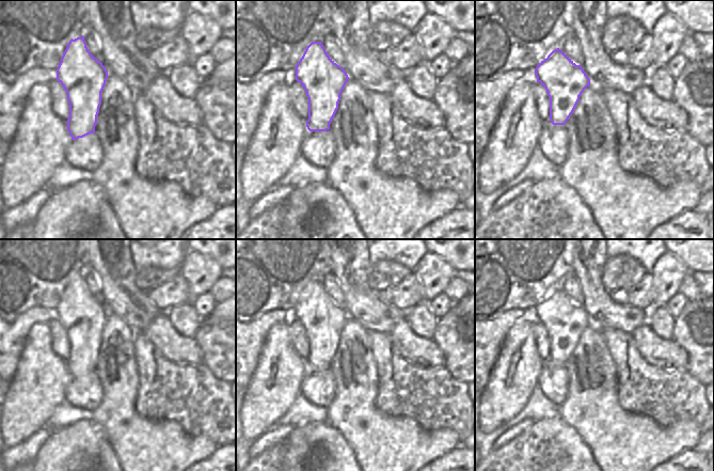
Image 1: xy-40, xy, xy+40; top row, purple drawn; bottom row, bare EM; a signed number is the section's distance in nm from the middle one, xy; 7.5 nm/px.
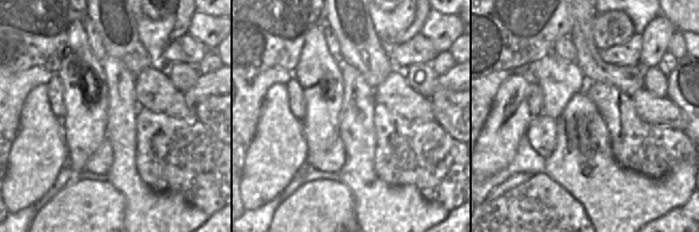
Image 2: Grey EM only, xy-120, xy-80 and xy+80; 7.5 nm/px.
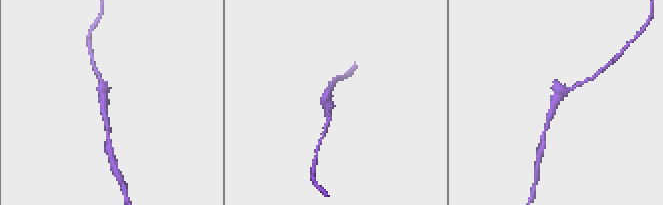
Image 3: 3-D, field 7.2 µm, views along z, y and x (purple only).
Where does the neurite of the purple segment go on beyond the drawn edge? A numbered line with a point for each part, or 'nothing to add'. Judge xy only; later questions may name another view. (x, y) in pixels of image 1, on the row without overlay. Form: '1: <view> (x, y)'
nothing to add

